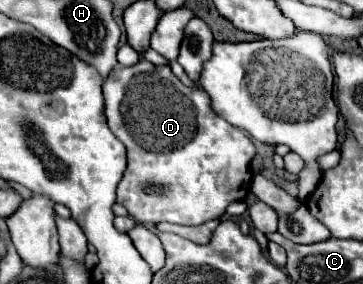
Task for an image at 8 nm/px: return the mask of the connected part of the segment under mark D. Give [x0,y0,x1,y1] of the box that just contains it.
[102,58,256,226]

